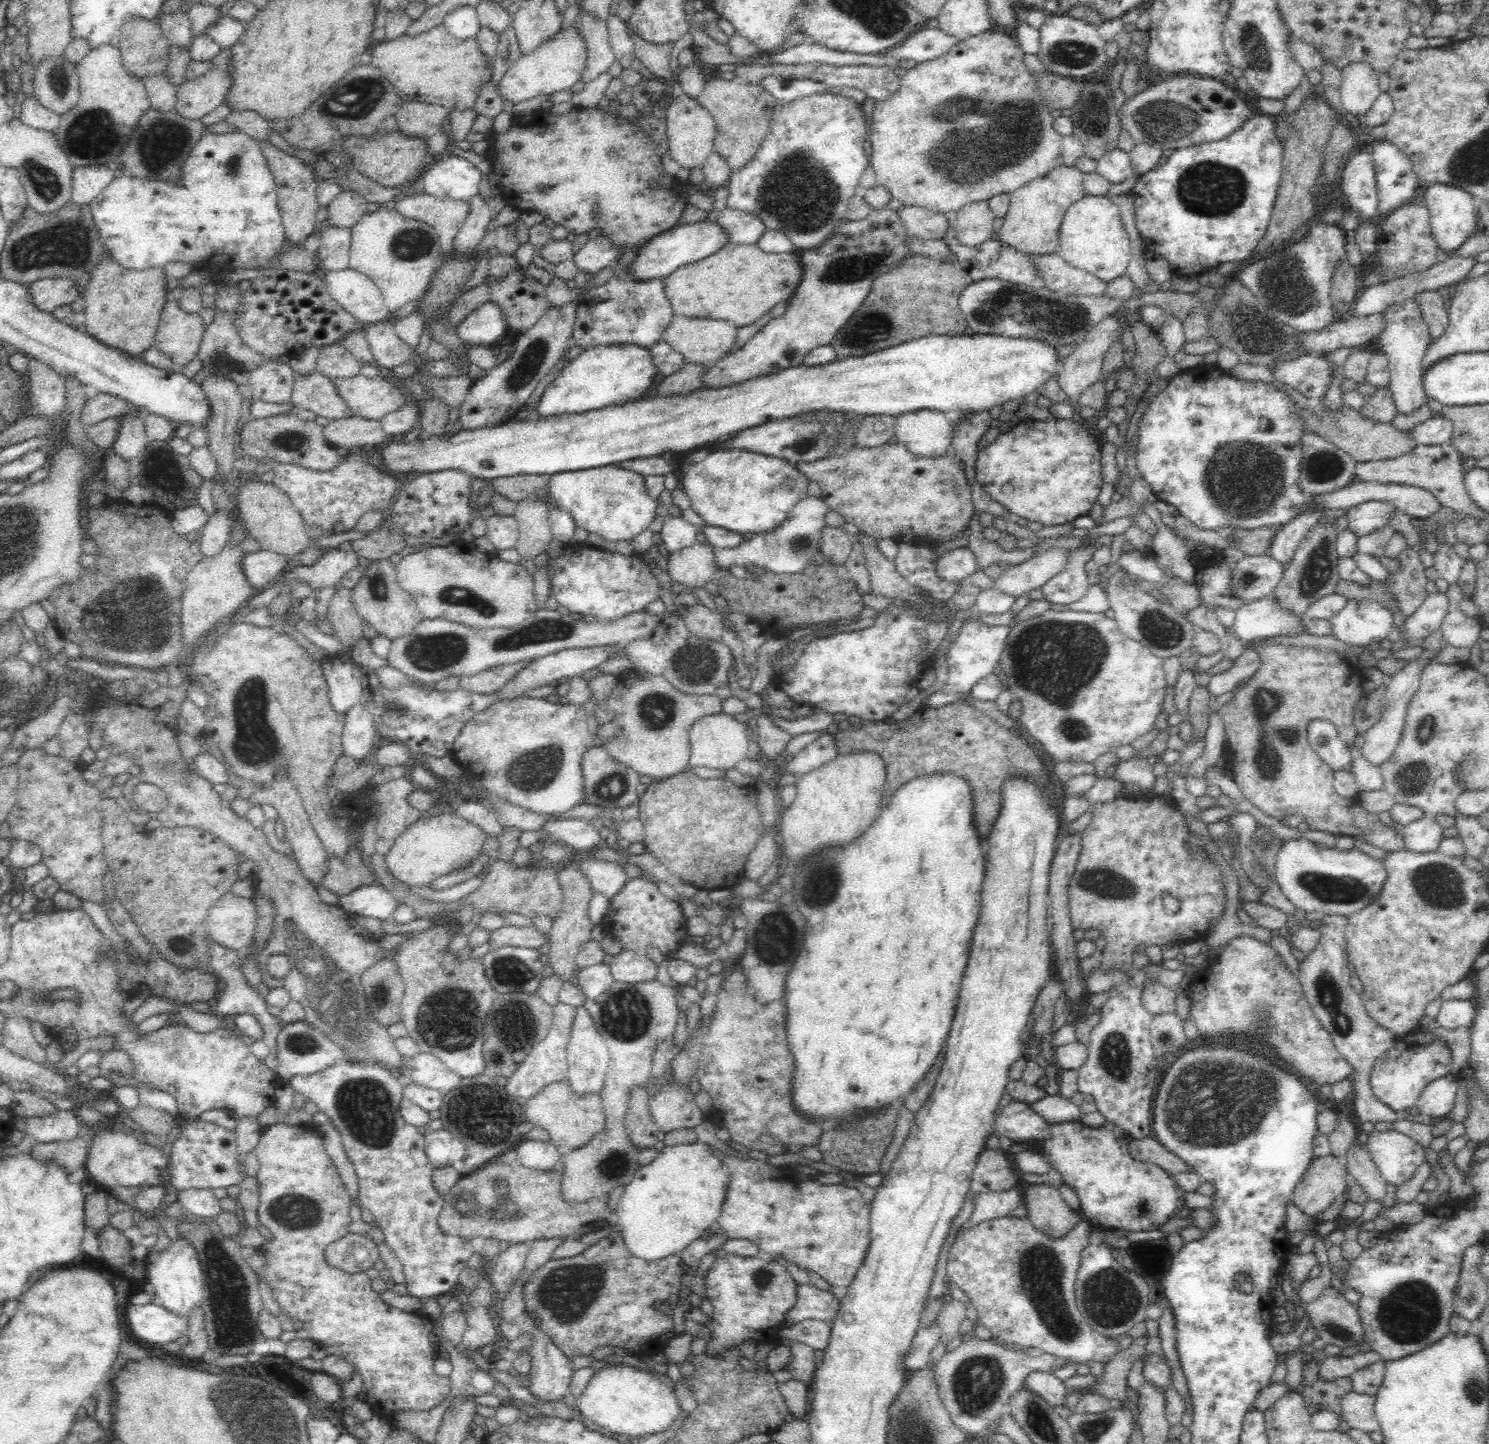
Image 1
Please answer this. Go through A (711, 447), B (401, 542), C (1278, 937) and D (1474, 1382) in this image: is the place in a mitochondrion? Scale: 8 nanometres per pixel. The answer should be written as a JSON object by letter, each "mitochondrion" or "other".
{"A":"other","B":"other","C":"other","D":"mitochondrion"}

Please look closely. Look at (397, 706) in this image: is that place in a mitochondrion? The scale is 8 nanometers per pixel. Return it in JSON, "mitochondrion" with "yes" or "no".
{"mitochondrion":"yes"}

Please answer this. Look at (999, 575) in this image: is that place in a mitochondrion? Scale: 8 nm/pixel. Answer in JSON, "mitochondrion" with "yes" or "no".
{"mitochondrion":"no"}

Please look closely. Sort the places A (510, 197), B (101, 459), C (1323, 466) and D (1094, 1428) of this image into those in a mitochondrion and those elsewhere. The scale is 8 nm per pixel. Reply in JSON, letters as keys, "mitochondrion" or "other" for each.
{"A":"other","B":"other","C":"mitochondrion","D":"mitochondrion"}

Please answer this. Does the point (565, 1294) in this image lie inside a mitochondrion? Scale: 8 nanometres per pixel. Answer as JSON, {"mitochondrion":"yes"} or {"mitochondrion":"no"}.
{"mitochondrion":"yes"}

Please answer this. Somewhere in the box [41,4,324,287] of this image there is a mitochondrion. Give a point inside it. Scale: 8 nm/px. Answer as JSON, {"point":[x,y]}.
{"point":[91,137]}

